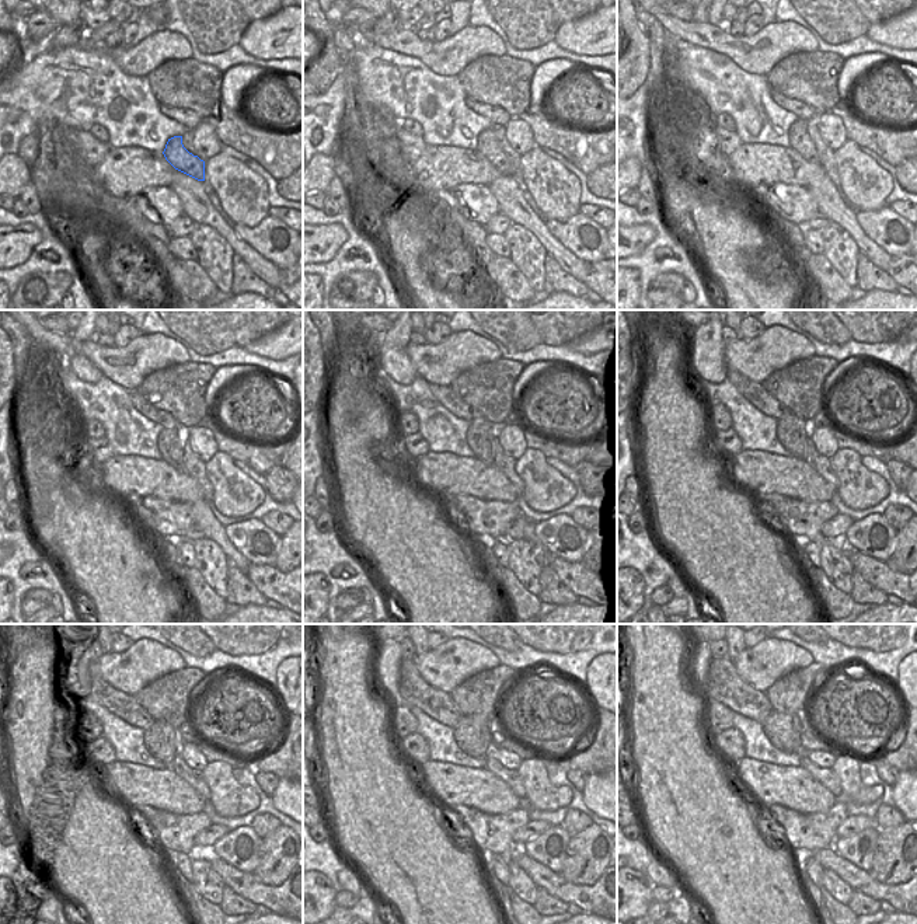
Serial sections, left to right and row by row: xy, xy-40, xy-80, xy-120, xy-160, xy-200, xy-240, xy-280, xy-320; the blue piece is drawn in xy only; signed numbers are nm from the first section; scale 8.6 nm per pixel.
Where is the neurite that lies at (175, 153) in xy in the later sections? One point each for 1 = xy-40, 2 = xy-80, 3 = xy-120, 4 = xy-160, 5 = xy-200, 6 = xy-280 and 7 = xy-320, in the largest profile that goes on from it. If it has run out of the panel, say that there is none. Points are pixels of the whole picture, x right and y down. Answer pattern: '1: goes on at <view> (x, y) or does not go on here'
1: goes on at xy-40 (488, 146)
2: goes on at xy-80 (799, 140)
3: goes on at xy-120 (168, 443)
4: goes on at xy-160 (481, 432)
5: goes on at xy-200 (792, 432)
6: goes on at xy-280 (473, 734)
7: goes on at xy-320 (784, 731)

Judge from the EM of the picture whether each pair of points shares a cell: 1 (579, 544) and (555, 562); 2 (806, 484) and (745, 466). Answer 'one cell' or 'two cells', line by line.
1: two cells
2: one cell

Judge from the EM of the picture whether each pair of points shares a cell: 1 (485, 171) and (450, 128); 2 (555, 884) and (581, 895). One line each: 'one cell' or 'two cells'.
1: two cells
2: one cell

